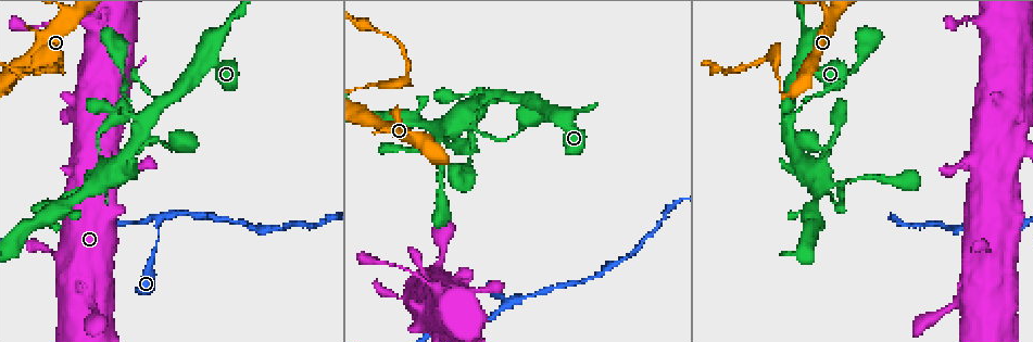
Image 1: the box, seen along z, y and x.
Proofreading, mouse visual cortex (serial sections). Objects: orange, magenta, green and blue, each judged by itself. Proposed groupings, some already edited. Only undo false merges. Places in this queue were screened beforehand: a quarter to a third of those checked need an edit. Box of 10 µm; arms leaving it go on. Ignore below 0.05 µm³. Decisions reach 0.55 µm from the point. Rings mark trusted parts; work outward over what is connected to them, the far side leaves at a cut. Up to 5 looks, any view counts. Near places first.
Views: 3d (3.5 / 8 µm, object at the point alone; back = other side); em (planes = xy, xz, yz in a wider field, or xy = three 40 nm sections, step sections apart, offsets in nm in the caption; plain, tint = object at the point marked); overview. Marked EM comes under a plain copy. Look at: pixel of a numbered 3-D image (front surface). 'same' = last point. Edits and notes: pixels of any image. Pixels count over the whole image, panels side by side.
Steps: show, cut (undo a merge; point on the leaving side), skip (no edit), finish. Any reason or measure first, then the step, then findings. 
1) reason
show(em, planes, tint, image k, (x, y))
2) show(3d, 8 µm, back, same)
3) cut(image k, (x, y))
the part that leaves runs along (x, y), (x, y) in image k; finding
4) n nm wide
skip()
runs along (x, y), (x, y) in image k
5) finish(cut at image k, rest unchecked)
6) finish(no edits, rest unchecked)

abrupt turn
show(3d, 3.5 µm, image 1, (504, 304))

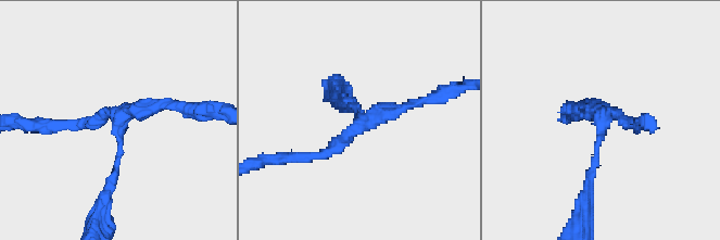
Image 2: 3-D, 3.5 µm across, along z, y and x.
3 arms; arms of 100, 150, 150 nm
show(em, planes, tint, image 2, (601, 117))

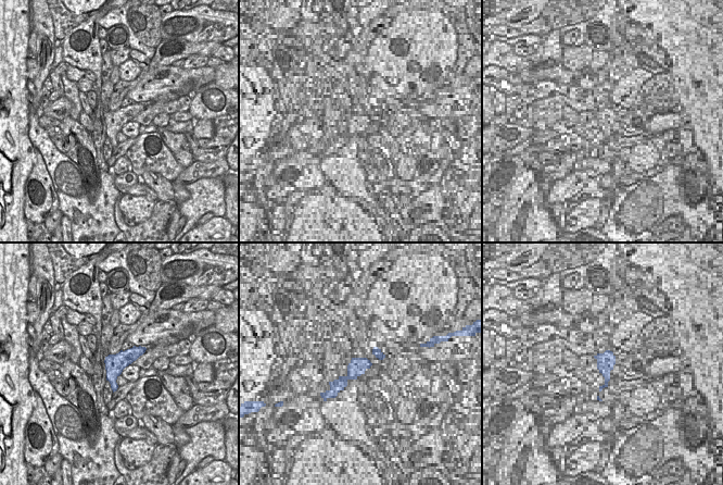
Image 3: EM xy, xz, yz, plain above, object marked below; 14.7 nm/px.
show(em, xy, step 2, tint, same)

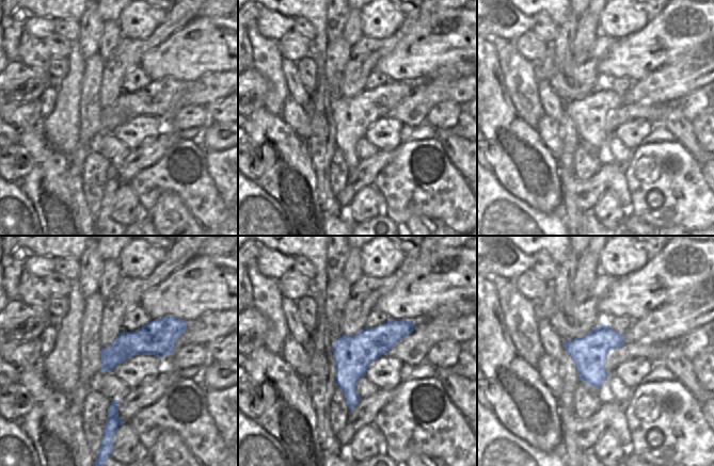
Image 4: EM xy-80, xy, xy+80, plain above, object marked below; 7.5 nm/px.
280 nm wide
skip()
runs along (411, 324), (350, 371), (351, 405) in image 4; all the same cell

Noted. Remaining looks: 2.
show(3d, 3.5 µm, image 1, (760, 63))

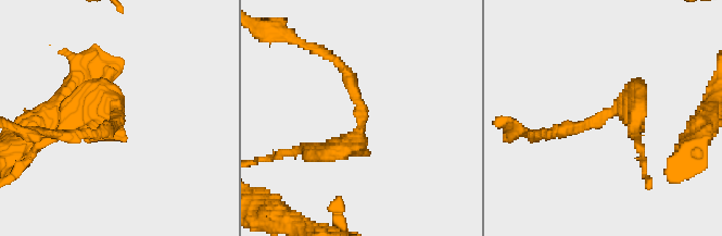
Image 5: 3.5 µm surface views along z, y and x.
now the EM
show(em, xy, step 2, tint, image 5, (363, 119))

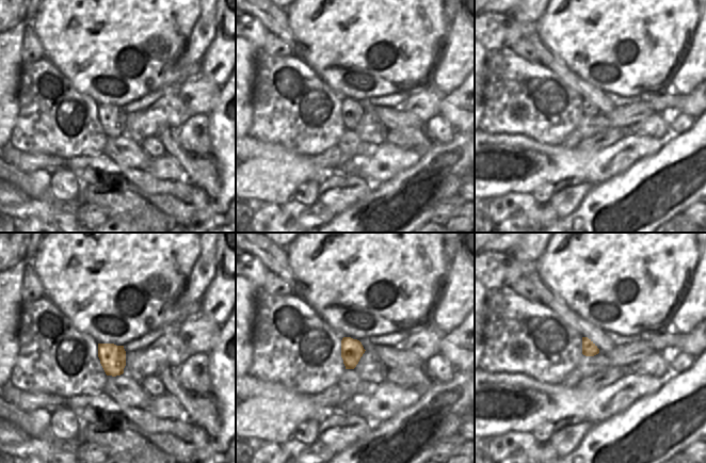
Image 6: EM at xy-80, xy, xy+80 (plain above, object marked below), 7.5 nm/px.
cut(image 5, (355, 89))
the part that leaves runs along (362, 124), (347, 72), (315, 49) in image 5; two cells meet here

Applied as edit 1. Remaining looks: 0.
finish(cut at image 5, rest unchecked)

